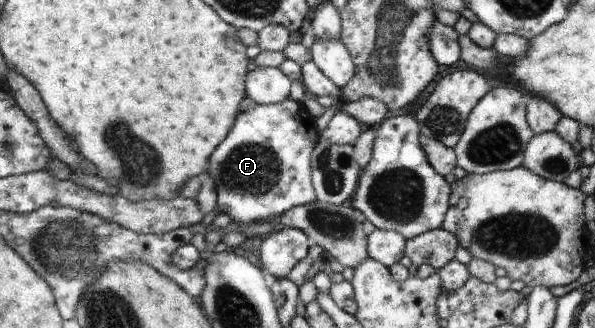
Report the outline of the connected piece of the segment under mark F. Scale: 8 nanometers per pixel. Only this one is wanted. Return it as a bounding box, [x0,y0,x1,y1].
[207,98,320,224]

